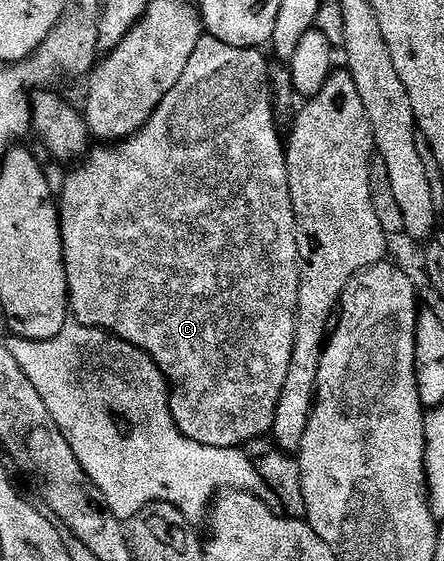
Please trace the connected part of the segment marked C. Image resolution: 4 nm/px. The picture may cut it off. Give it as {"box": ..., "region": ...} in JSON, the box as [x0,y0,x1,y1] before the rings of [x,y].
{"box":[60,35,298,449],"region":[[[209,35],[203,36],[198,42],[192,55],[188,59],[188,65],[184,67],[184,73],[164,95],[164,99],[154,108],[154,113],[137,129],[127,137],[125,141],[117,143],[106,143],[102,149],[91,148],[87,152],[81,163],[75,164],[74,169],[66,177],[66,182],[62,185],[62,197],[60,193],[60,220],[62,223],[62,246],[64,247],[64,259],[66,260],[66,278],[68,279],[68,309],[73,320],[80,325],[90,325],[93,329],[105,329],[107,333],[113,333],[122,341],[127,341],[135,345],[137,349],[142,349],[158,365],[158,370],[166,377],[169,385],[168,402],[170,404],[170,415],[178,430],[188,439],[196,443],[204,443],[208,447],[224,447],[233,449],[235,447],[246,447],[249,441],[254,441],[257,437],[262,437],[271,432],[274,422],[275,405],[279,399],[279,393],[284,385],[284,379],[288,377],[288,367],[291,363],[291,353],[294,350],[294,323],[296,320],[296,310],[298,307],[298,250],[294,244],[294,208],[290,202],[290,185],[288,183],[288,171],[286,170],[286,154],[284,152],[284,141],[278,138],[278,129],[274,126],[274,113],[270,110],[272,93],[268,88],[268,61],[261,57],[258,49],[241,49],[220,43]]]}

